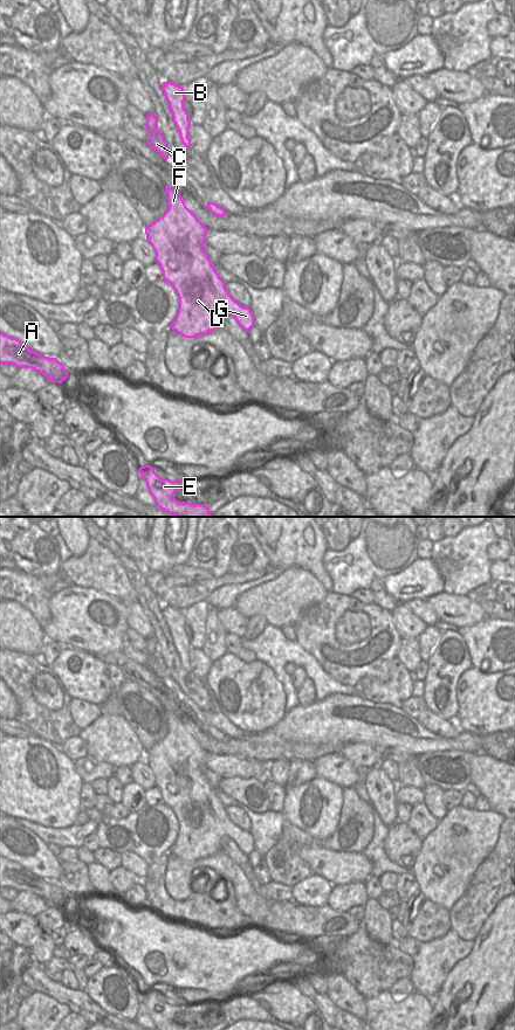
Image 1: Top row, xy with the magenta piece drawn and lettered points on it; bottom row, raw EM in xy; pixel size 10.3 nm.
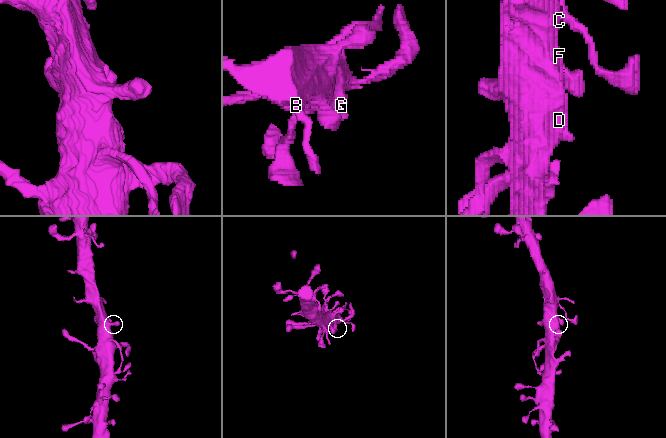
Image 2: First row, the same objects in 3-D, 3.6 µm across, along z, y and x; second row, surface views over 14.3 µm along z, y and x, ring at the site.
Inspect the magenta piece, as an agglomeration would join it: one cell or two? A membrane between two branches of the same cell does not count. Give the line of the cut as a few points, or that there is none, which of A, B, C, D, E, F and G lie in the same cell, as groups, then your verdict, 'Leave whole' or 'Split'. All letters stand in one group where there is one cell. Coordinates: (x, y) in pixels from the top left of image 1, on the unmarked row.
No split. Groups: A B C D E F G. Leave whole.

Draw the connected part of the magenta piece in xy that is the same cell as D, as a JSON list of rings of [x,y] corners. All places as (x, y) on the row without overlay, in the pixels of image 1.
[[[165,710],[165,717],[169,732],[163,740],[145,751],[145,758],[156,776],[163,803],[173,810],[179,822],[179,832],[170,852],[185,862],[195,862],[218,852],[220,839],[228,836],[248,856],[254,850],[250,832],[234,824],[202,773],[208,753],[186,731],[183,720],[176,713]]]

